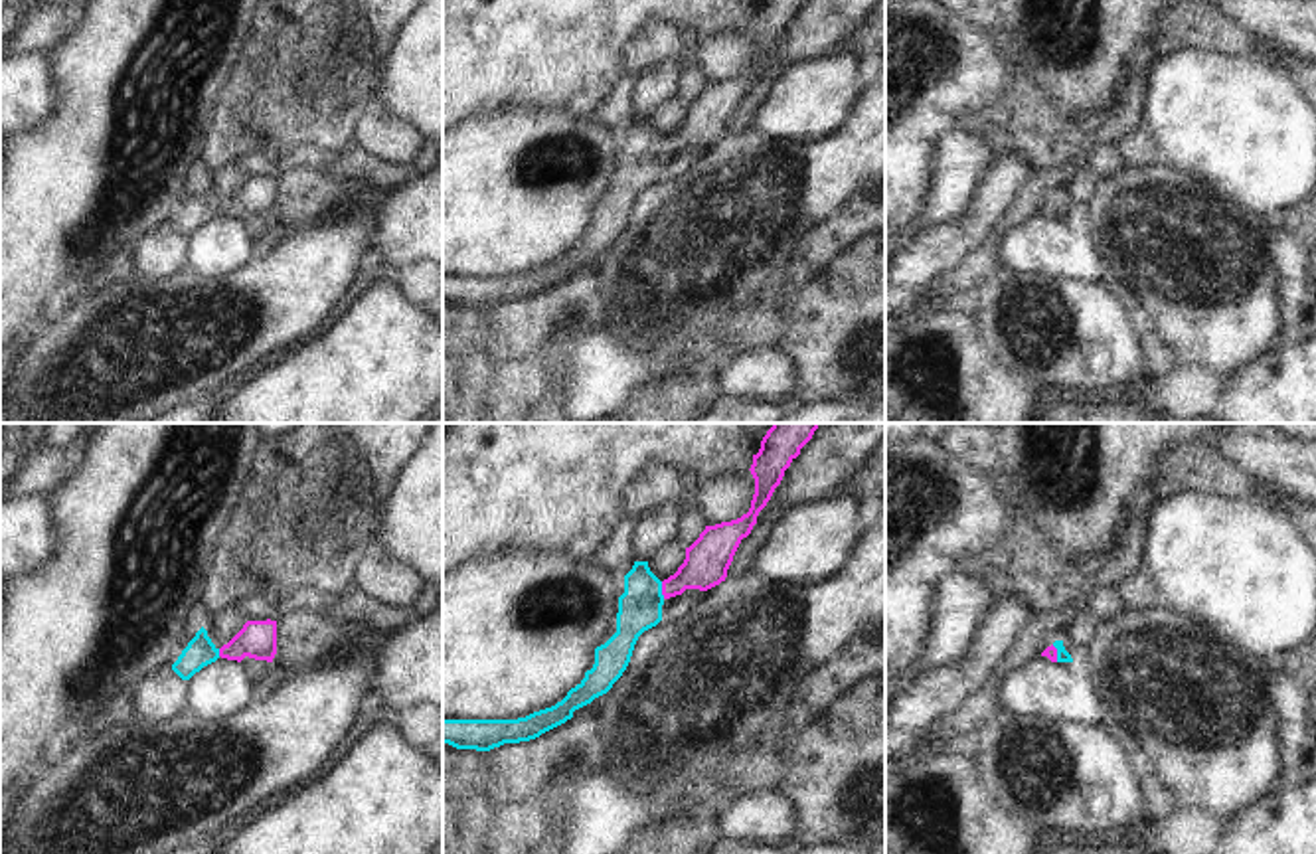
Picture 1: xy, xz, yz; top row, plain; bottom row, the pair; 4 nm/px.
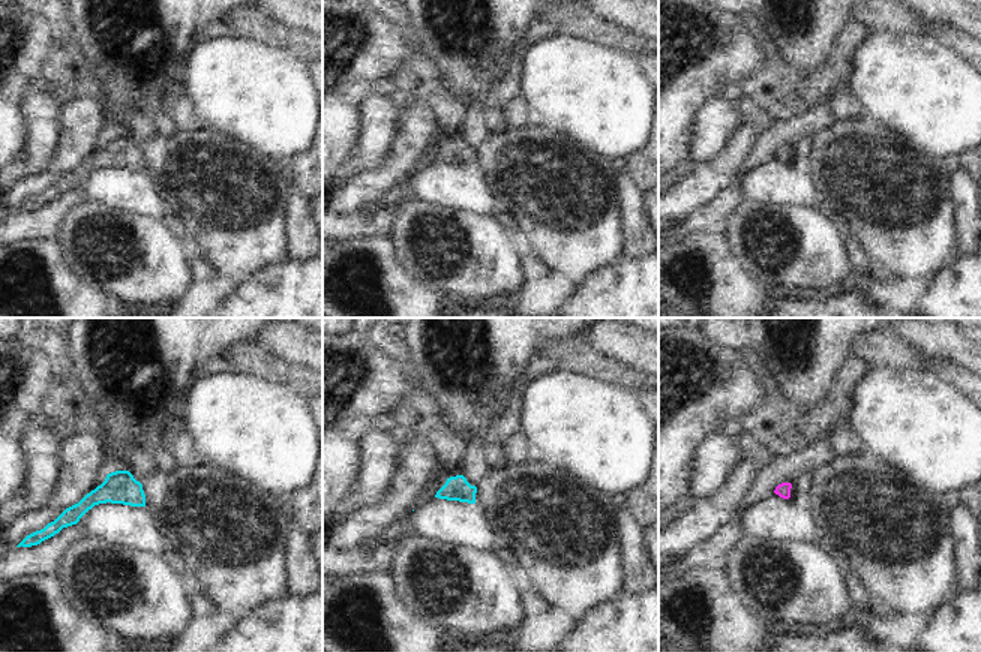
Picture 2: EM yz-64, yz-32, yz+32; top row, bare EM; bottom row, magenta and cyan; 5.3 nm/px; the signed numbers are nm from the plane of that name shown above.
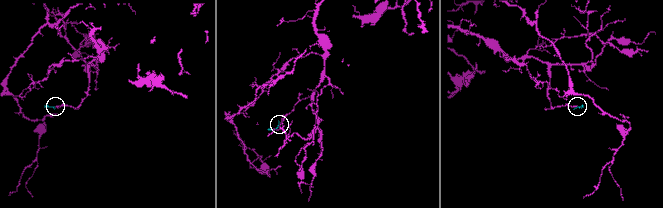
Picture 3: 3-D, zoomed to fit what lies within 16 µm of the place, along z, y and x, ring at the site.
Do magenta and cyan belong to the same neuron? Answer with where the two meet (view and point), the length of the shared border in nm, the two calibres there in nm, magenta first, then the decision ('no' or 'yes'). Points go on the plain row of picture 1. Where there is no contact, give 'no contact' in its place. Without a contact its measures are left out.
contact xz (662, 147); length 70 nm; calibres 180 and 180 nm; yes

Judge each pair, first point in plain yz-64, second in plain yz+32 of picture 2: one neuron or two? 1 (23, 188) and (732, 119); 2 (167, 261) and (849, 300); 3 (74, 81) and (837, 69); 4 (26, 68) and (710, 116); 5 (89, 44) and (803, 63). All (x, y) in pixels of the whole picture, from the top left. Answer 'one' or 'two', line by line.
1: two
2: two
3: one
4: two
5: one

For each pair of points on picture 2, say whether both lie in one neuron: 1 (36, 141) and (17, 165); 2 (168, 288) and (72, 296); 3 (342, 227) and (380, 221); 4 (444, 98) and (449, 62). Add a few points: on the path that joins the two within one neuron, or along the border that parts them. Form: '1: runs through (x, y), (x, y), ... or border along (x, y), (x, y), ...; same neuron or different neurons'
1: runs through (36, 147), (23, 161); same neuron
2: border along (71, 273), (86, 287), (101, 291), (108, 300); different neurons
3: runs through (351, 227), (371, 225); same neuron
4: border along (425, 57), (434, 65), (438, 78), (470, 104); different neurons

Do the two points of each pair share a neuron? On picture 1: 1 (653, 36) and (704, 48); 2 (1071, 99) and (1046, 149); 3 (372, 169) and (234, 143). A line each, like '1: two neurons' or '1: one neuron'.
1: one neuron
2: two neurons
3: two neurons

